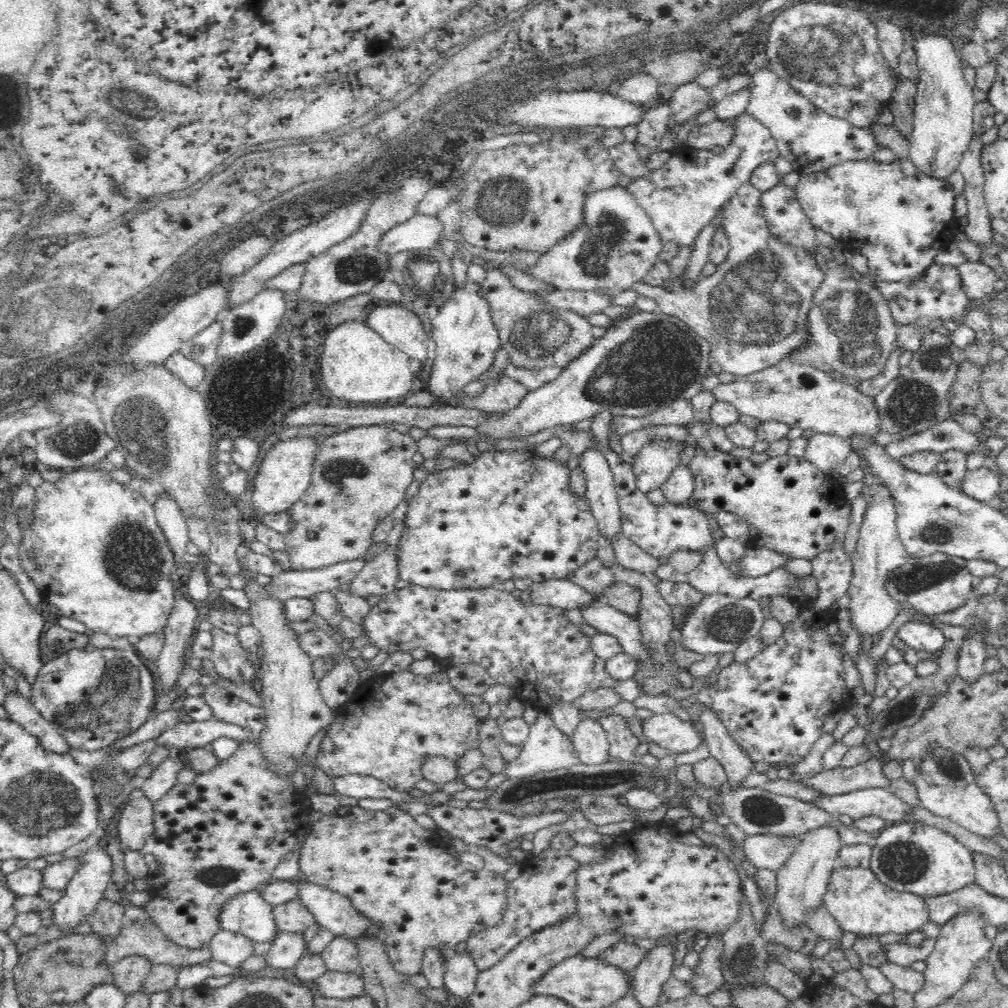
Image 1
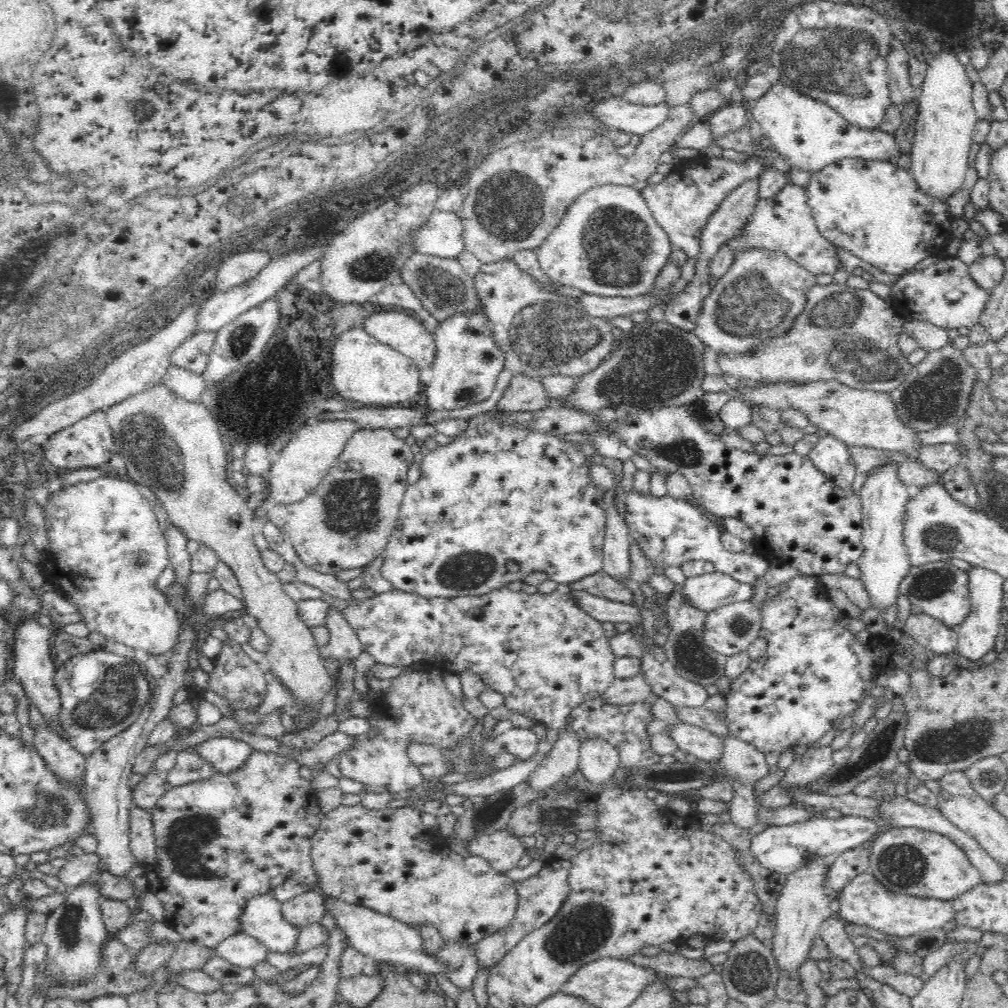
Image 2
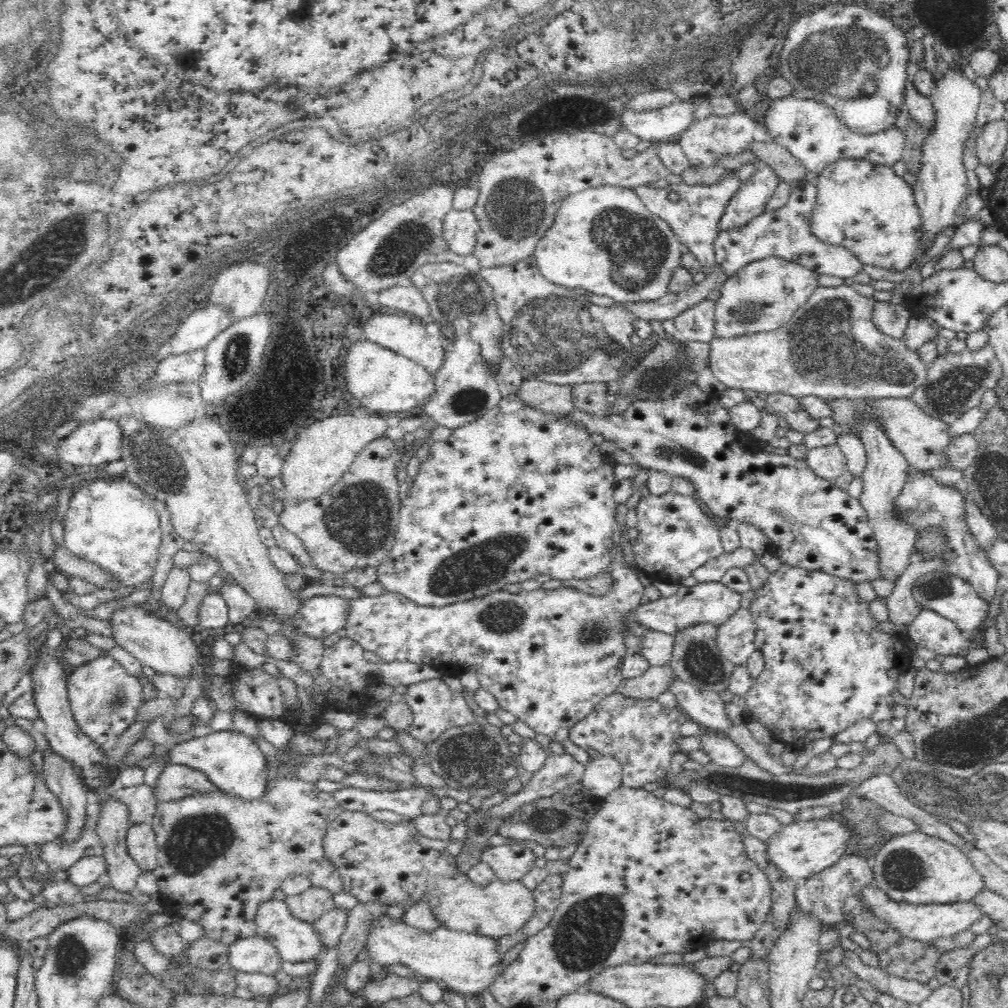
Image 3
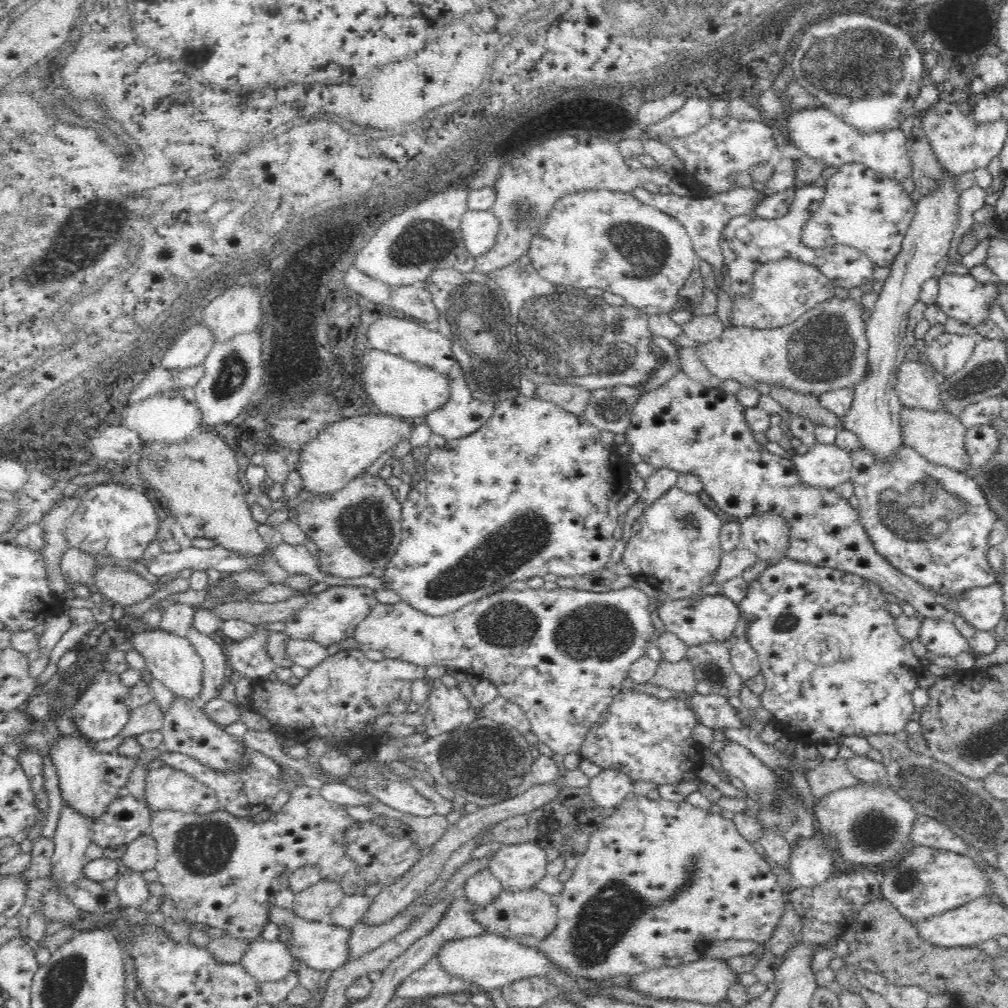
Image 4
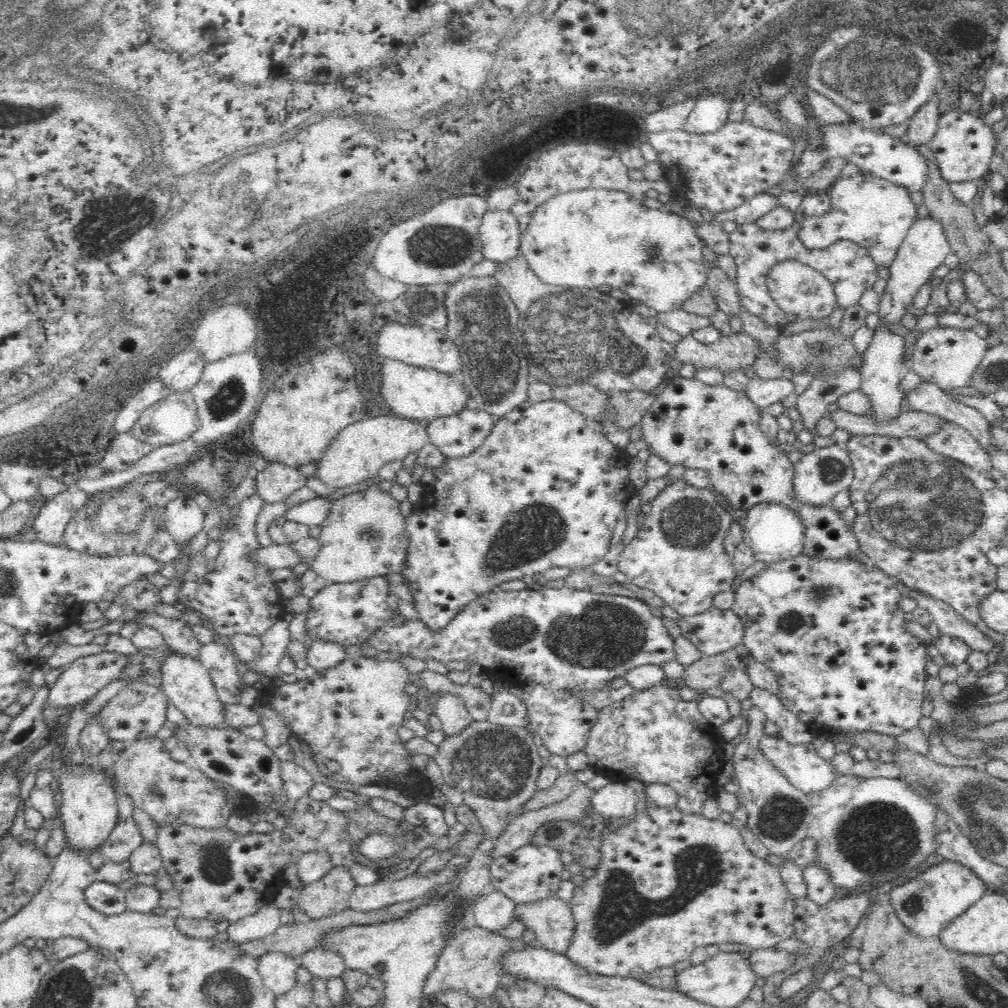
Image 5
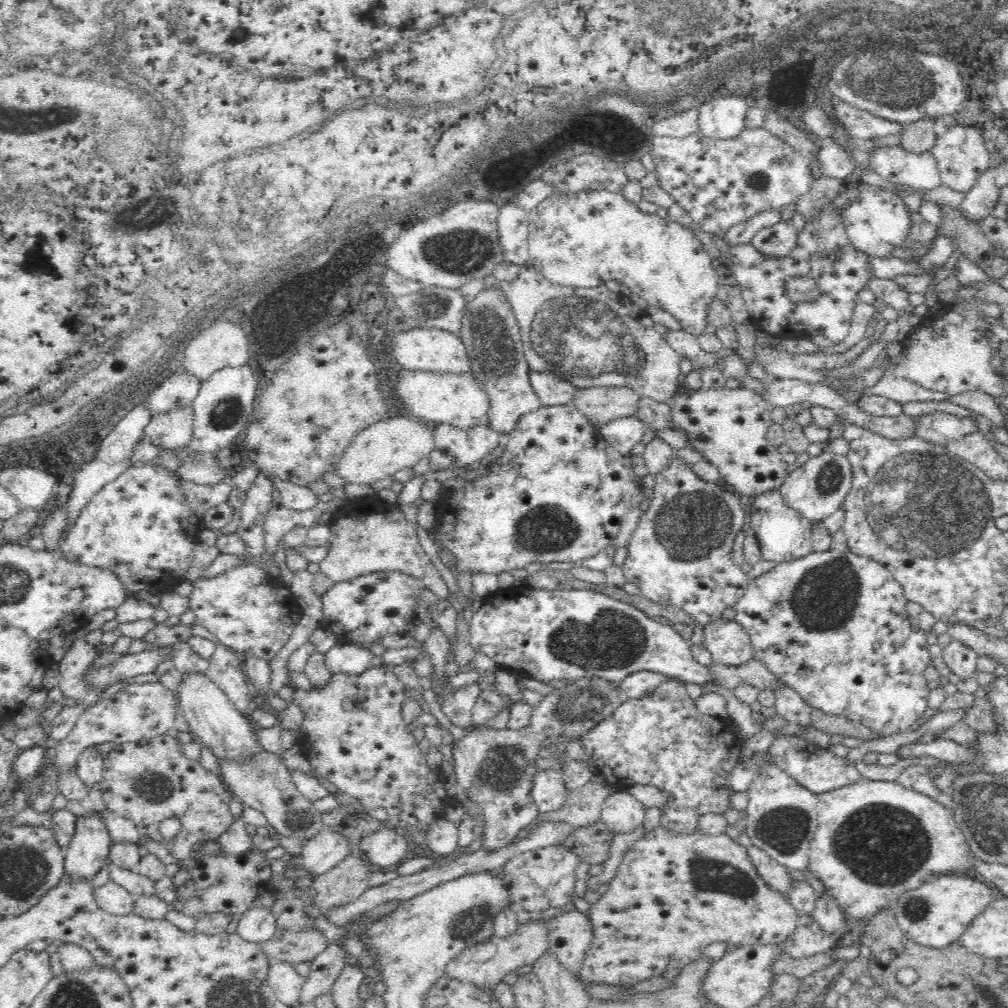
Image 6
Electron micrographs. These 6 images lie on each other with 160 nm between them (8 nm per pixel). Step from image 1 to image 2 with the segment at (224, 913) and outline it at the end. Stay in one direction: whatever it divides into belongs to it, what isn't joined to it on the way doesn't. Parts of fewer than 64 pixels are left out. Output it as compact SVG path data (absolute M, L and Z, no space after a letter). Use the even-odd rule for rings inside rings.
M272 890L246 902L240 916L240 932L253 936L271 952L295 952L299 928L282 916L282 903Z

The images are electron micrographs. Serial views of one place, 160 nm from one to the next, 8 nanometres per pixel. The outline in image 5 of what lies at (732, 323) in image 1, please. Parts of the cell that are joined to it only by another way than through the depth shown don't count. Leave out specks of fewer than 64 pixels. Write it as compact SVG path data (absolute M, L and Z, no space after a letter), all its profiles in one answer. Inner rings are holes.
M796 261L778 264L766 277L766 287L778 307L786 313L789 325L805 319L823 319L836 306L834 285L818 270Z

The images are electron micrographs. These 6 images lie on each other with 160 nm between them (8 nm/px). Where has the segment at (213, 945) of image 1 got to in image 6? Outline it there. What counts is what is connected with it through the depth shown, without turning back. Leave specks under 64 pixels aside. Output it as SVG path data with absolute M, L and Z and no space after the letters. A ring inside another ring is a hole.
M270 962L268 968L268 986L279 1001L294 1007L303 994L306 977L295 971L292 963Z

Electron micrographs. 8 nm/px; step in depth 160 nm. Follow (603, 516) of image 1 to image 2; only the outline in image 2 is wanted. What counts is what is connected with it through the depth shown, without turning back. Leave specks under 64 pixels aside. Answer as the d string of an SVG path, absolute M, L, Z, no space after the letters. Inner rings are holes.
M607 491L604 494L604 509L606 509L606 534L604 534L603 546L603 571L615 578L618 582L626 584L630 577L630 545L632 538L625 519L618 513L616 500L612 499L613 492Z

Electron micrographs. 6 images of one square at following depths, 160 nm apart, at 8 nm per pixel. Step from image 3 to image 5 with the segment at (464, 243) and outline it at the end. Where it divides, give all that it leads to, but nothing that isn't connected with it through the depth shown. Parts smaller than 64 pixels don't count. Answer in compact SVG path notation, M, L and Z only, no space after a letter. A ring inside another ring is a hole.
M491 210L479 228L479 240L485 259L496 264L517 258L521 251L521 229L510 211Z

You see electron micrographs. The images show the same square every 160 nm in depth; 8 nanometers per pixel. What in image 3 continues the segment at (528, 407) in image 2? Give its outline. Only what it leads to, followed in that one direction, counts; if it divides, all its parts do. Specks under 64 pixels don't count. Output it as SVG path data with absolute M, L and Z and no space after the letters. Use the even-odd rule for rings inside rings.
M526 377L516 395L528 405L534 405L544 412L564 415L570 414L575 409L572 401L572 385L548 384L534 380L533 377Z

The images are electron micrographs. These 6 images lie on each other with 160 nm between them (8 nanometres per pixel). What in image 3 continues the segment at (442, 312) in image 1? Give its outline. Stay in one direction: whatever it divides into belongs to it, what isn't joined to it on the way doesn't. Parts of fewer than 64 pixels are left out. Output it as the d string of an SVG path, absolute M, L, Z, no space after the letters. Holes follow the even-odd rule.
M458 317L451 326L455 340L445 342L446 359L442 368L434 374L434 394L424 404L423 414L448 432L474 422L502 398L495 375L487 370L487 364L482 360L481 346L470 340L470 322L466 317Z

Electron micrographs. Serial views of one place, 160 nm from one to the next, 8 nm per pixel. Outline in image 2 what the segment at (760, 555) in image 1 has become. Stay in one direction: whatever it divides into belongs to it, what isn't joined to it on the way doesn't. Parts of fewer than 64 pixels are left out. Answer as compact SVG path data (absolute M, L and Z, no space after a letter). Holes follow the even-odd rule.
M632 489L625 494L625 504L629 535L654 565L656 574L664 573L664 569L670 566L680 567L684 562L706 560L714 563L716 572L727 574L744 584L753 584L754 580L762 578L769 569L770 562L765 556L725 549L721 543L721 532L713 517L692 503L691 499L677 499L669 494L655 497L652 493L642 494Z

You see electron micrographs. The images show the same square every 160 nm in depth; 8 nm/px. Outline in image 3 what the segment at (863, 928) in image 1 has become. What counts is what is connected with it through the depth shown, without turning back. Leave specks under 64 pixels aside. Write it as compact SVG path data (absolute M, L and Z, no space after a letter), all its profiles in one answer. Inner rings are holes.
M868 884L862 890L862 899L864 899L864 908L872 911L878 919L882 919L898 933L911 938L915 941L930 943L936 938L948 938L956 936L964 930L968 930L974 922L978 922L984 916L982 909L978 907L976 901L956 902L952 904L908 904L907 902L894 902L883 890Z

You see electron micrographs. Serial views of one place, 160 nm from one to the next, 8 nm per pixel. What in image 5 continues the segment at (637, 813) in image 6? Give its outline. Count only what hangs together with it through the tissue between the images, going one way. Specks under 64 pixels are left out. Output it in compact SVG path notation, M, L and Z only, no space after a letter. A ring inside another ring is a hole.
M610 782L600 787L592 796L593 808L606 819L632 818L636 813L636 790L625 782Z

